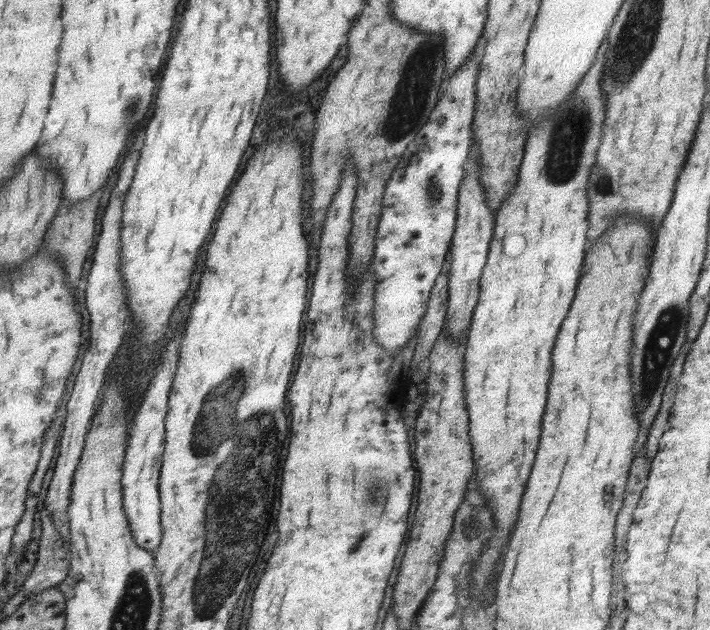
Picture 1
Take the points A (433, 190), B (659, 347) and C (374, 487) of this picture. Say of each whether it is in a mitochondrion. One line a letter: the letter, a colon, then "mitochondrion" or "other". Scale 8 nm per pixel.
A: mitochondrion
B: mitochondrion
C: mitochondrion

